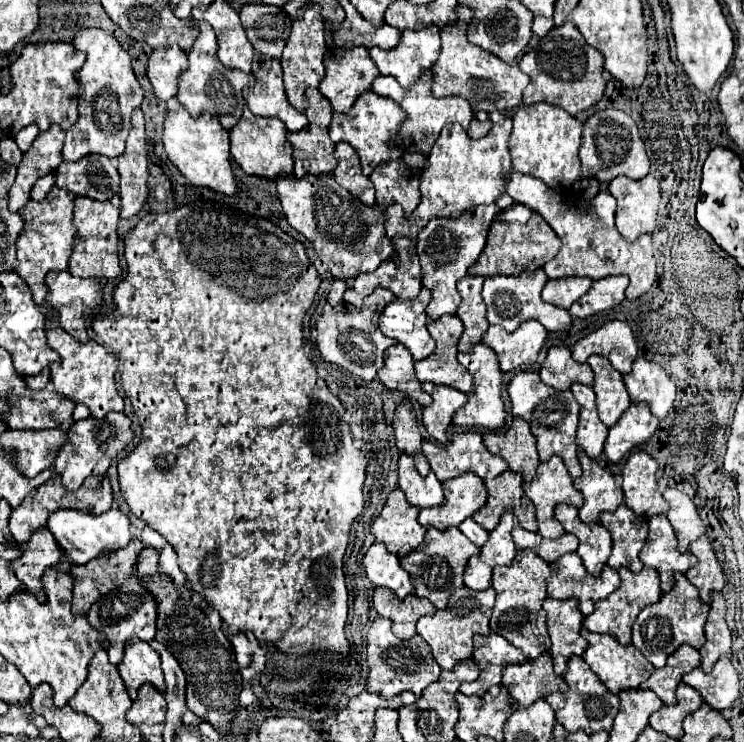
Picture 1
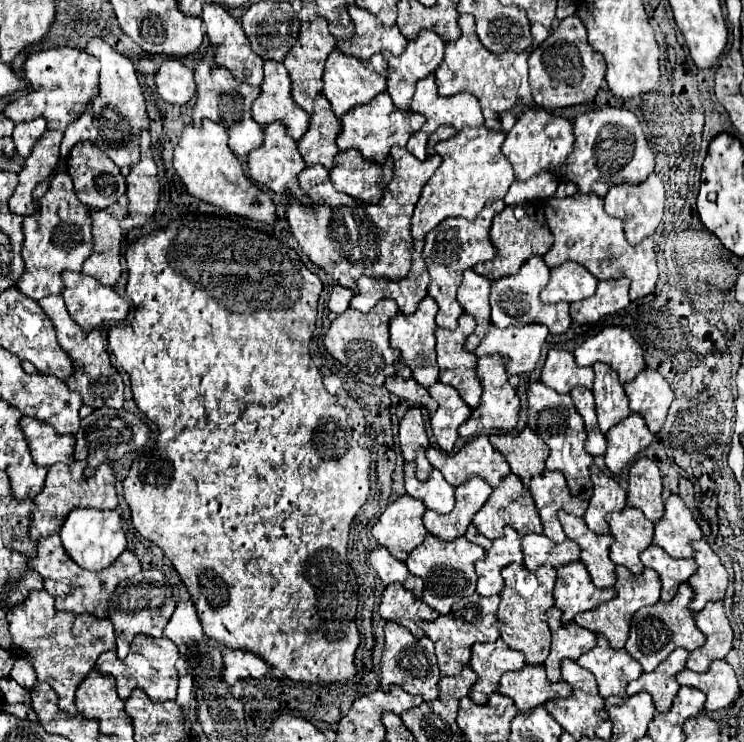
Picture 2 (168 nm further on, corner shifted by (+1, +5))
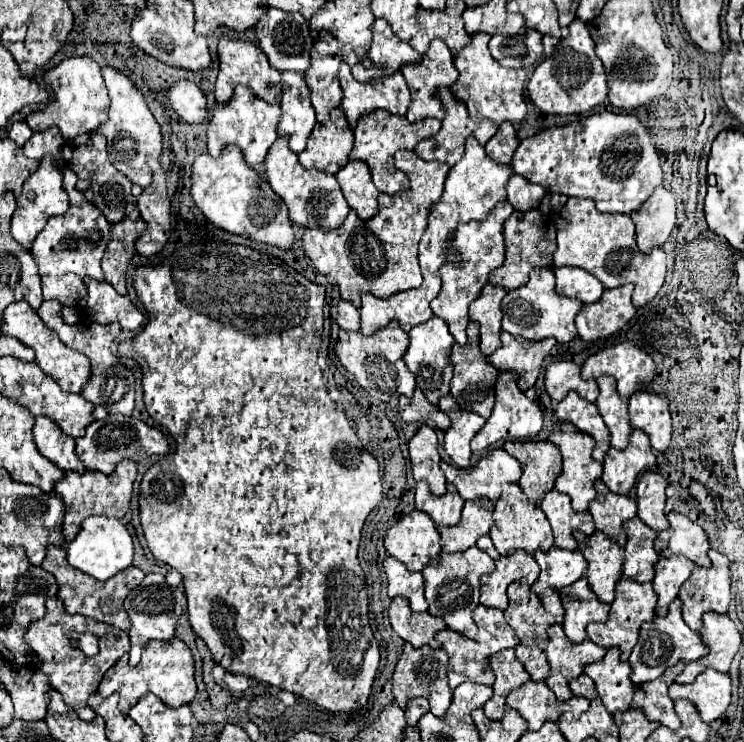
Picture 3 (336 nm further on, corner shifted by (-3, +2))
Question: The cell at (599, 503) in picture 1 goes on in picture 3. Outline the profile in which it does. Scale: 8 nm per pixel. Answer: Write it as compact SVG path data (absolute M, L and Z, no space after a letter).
M602 480L596 482L596 498L590 502L588 512L596 522L596 530L604 532L612 542L624 546L624 522L636 516L636 502L628 496L610 492Z

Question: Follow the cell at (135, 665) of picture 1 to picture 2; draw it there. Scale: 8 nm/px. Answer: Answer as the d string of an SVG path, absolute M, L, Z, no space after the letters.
M136 635L132 645L130 645L130 653L128 653L126 659L118 659L114 651L106 651L98 659L98 671L108 673L116 679L118 695L122 699L128 699L132 689L140 687L142 691L146 691L146 695L152 701L168 701L168 699L176 699L176 687L178 687L176 661L178 661L178 657L180 657L178 647L170 639Z

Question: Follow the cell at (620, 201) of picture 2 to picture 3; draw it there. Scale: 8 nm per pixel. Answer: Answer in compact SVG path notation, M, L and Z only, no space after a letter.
M660 186L636 214L630 214L630 218L636 224L638 248L650 254L652 248L662 246L670 238L676 226L676 200L670 190Z

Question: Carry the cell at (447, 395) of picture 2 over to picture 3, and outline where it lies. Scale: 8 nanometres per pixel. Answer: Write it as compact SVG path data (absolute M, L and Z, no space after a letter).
M450 394L440 398L438 408L446 412L448 418L452 420L452 426L446 430L444 450L458 468L470 468L470 458L472 458L470 440L480 432L486 420L480 418L478 414L460 410L460 406L456 406L456 400Z

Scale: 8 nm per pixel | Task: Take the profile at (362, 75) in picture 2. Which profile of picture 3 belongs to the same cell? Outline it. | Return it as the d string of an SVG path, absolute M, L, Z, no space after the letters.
M346 62L340 64L340 84L342 84L342 90L344 90L344 100L342 100L342 110L346 114L346 120L348 120L348 126L350 130L356 128L358 120L374 110L386 110L390 114L396 114L396 116L404 116L408 106L410 106L410 90L406 86L406 80L400 72L396 74L390 74L388 78L378 78L376 82L358 82L352 72L350 72L350 66Z

